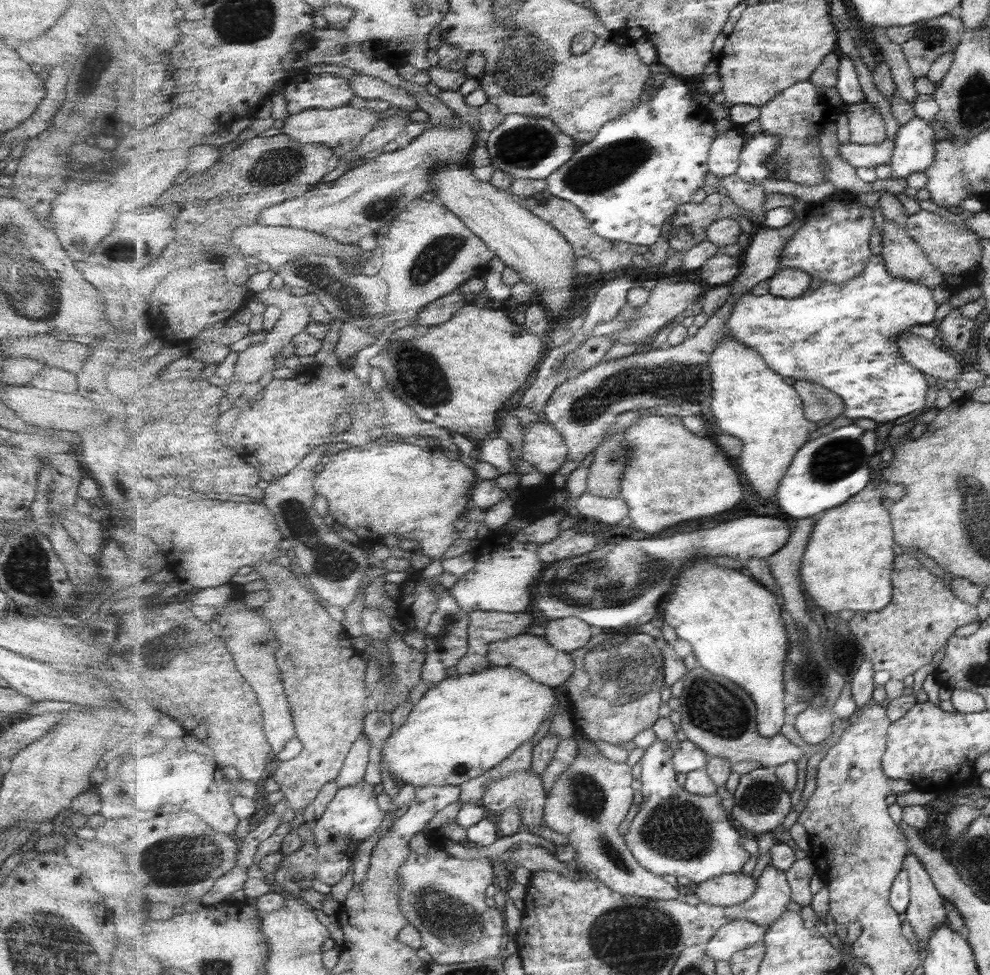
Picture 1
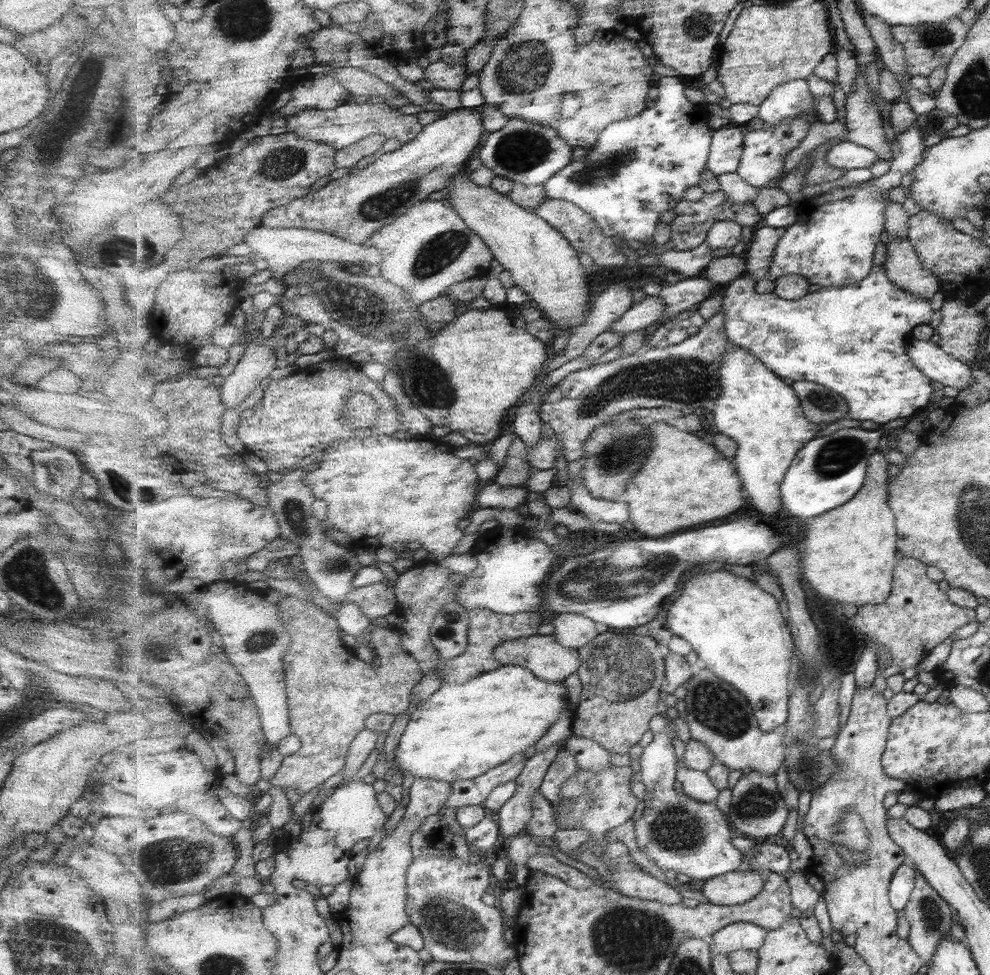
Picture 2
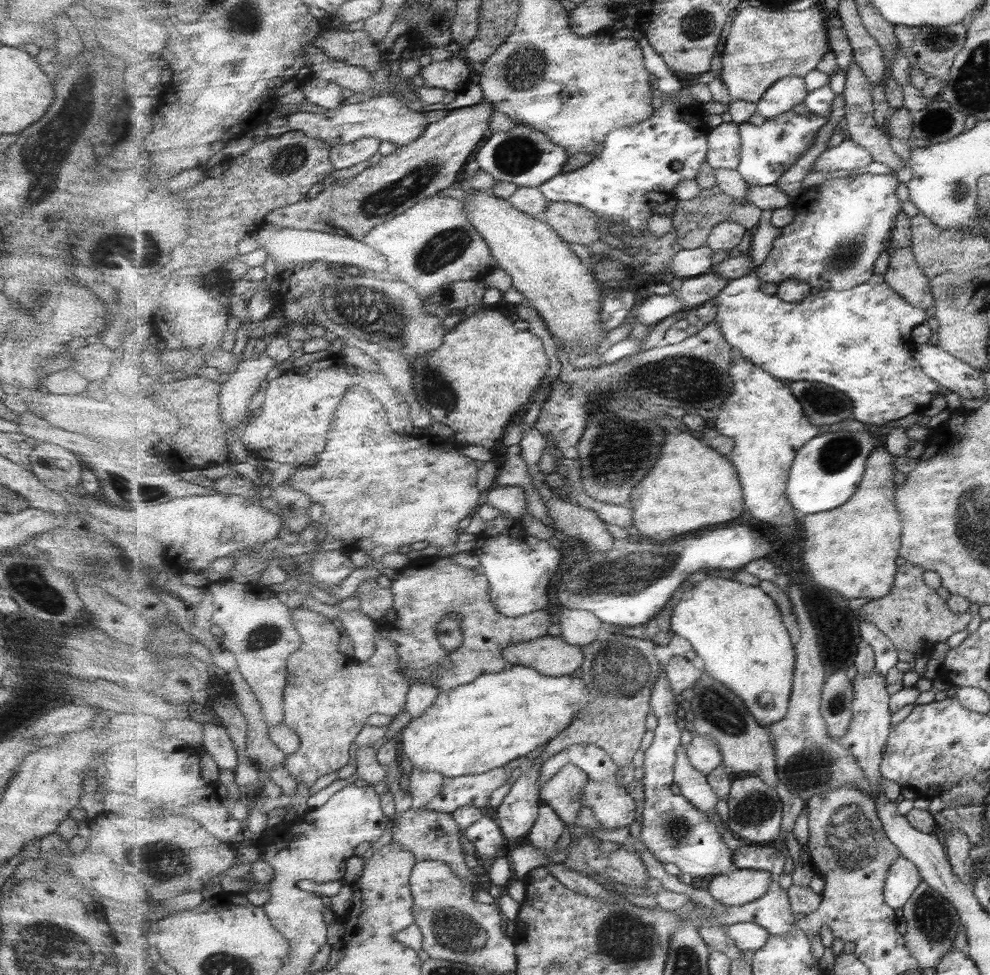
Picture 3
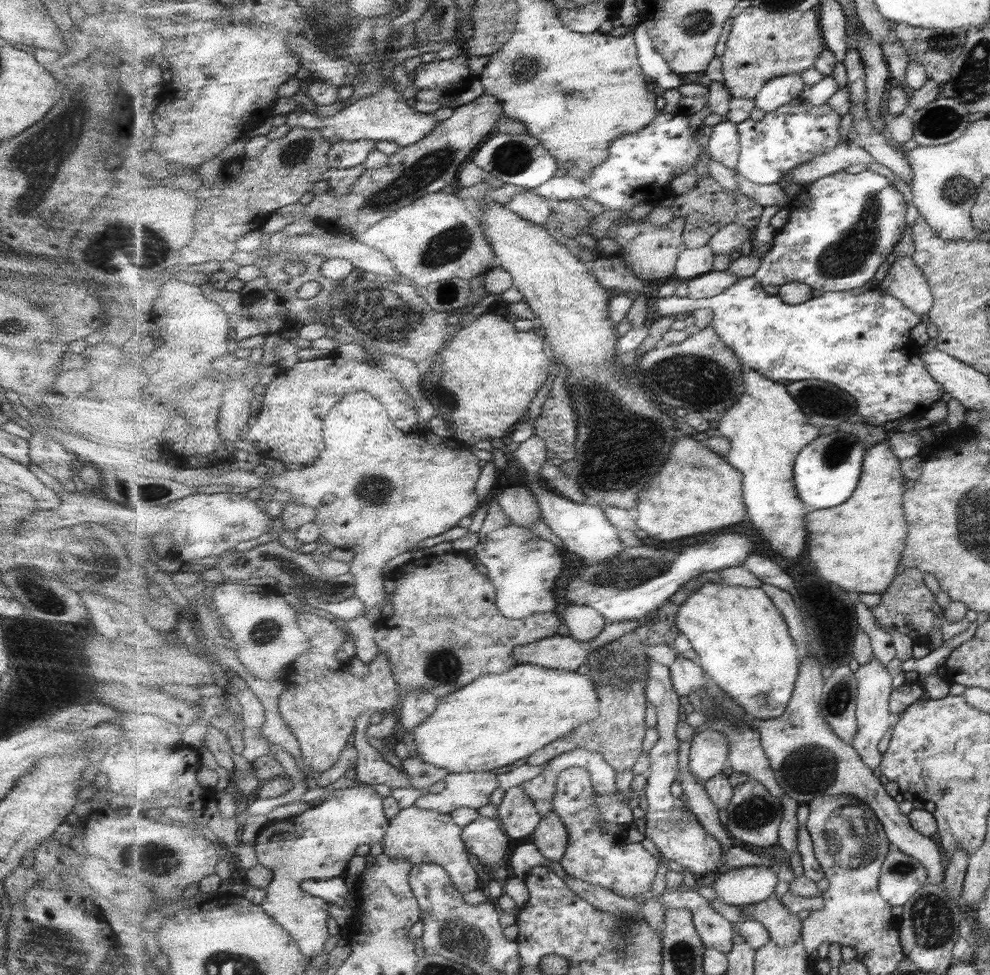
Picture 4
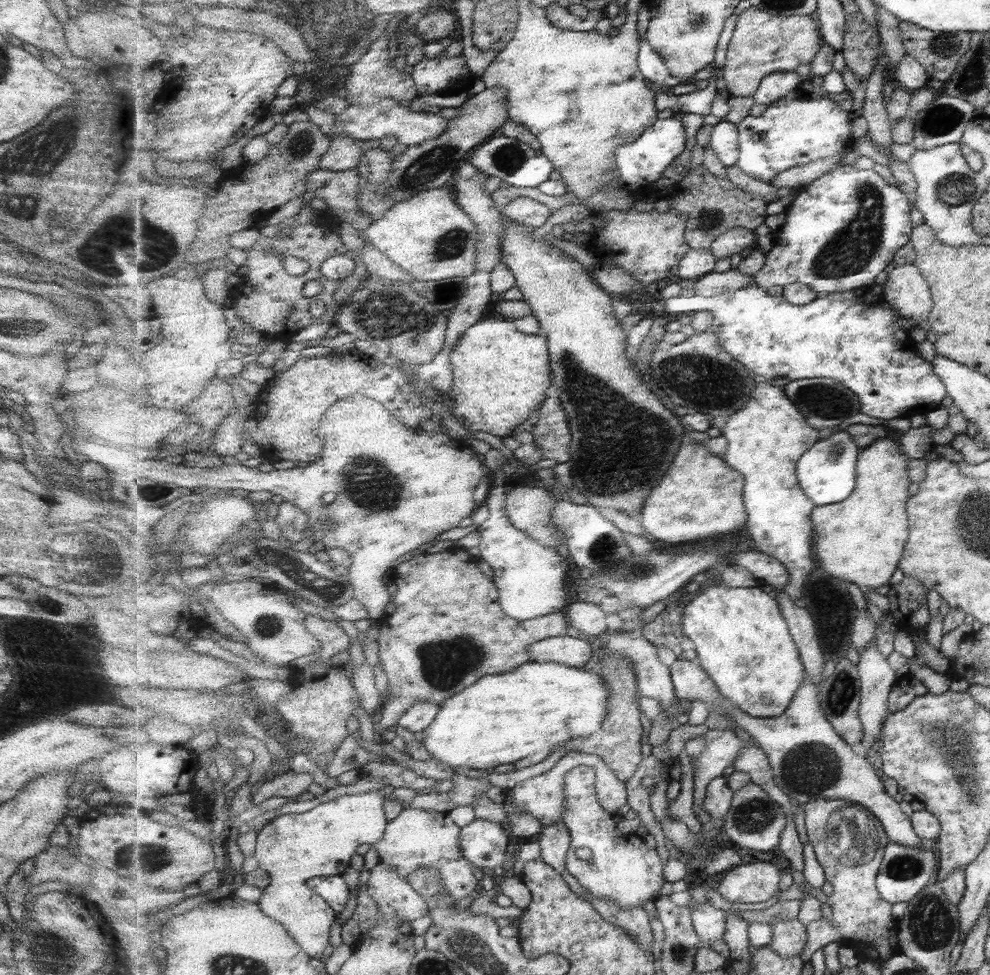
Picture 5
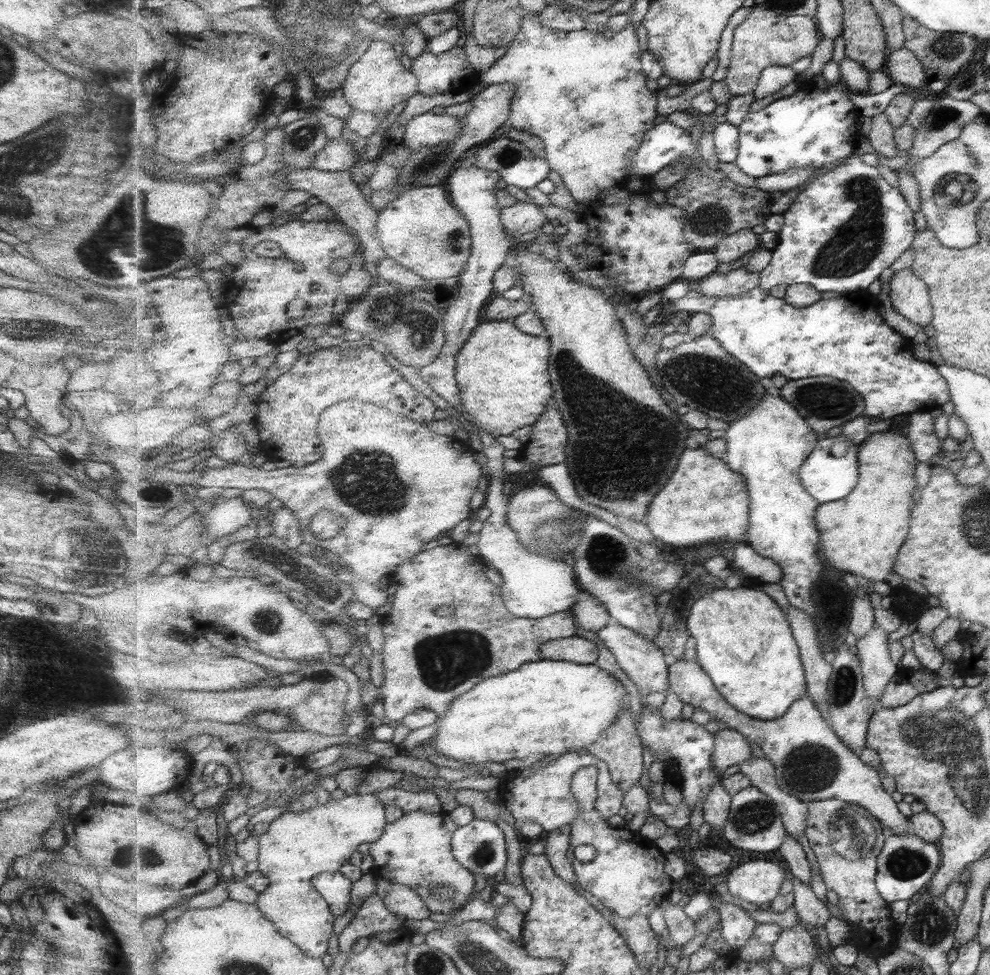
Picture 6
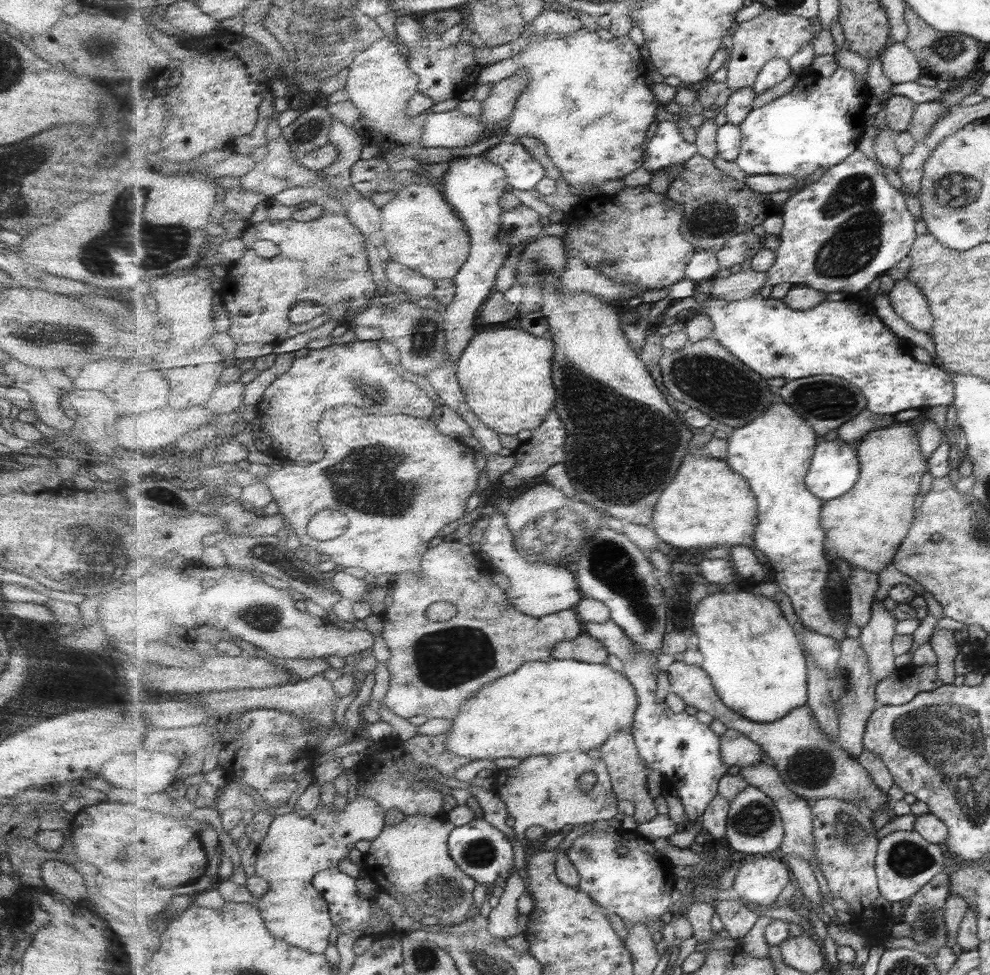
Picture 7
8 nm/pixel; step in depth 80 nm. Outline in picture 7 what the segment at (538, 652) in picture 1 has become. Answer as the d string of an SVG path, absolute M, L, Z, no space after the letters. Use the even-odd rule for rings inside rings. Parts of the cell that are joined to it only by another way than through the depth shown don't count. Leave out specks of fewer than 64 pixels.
M587 632L575 640L564 641L553 649L553 659L572 659L579 662L605 664L609 660L609 652L597 638Z

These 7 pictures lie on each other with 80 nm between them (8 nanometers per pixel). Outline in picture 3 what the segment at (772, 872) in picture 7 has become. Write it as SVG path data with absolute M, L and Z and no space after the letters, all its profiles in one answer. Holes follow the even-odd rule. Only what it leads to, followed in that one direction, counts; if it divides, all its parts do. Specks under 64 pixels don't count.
M737 869L731 874L713 877L708 891L723 904L742 906L768 894L777 876L759 869Z

